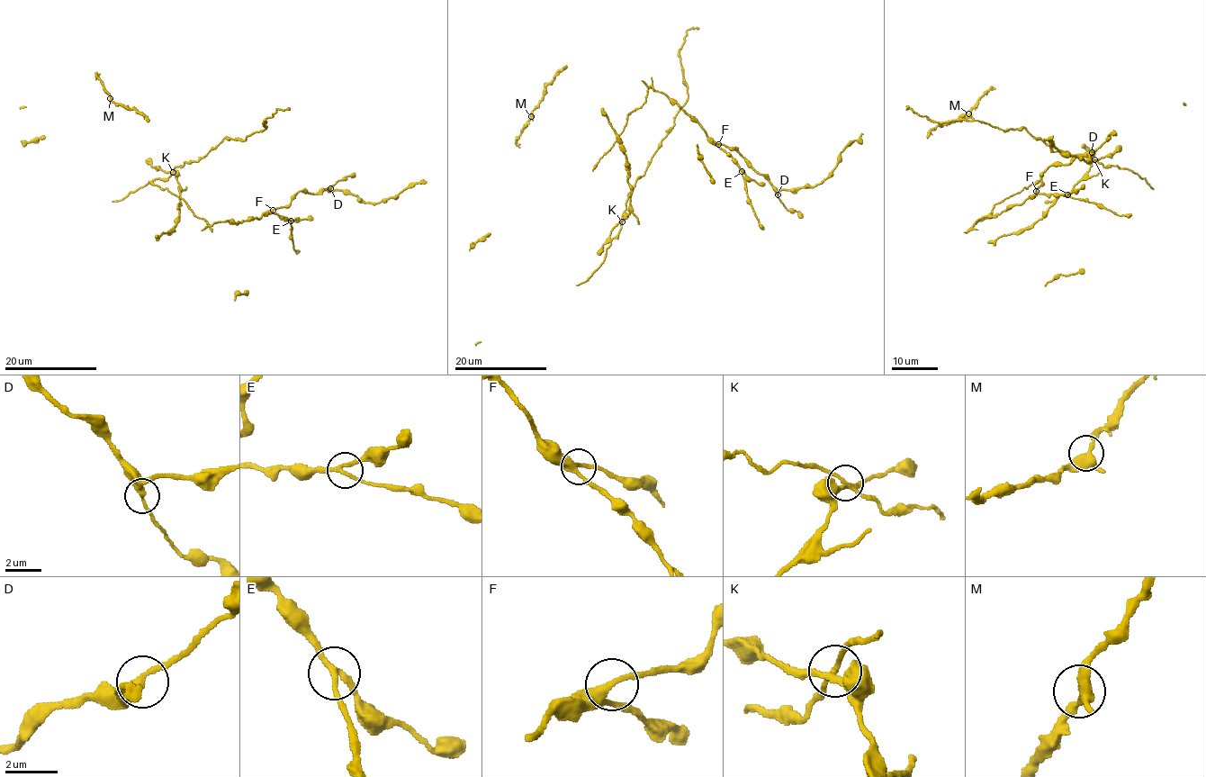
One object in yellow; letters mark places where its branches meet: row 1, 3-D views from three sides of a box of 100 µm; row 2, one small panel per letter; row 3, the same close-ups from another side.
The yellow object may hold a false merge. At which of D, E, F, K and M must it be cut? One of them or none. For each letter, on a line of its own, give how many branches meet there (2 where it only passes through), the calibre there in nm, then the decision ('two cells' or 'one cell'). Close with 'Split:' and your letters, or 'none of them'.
D: 3 | 280 nm | one cell
E: 3 | 190 nm | one cell
F: 3 | 240 nm | one cell
K: 4 | 240 nm | two cells
M: 3 | 360 nm | one cell
Split: K

